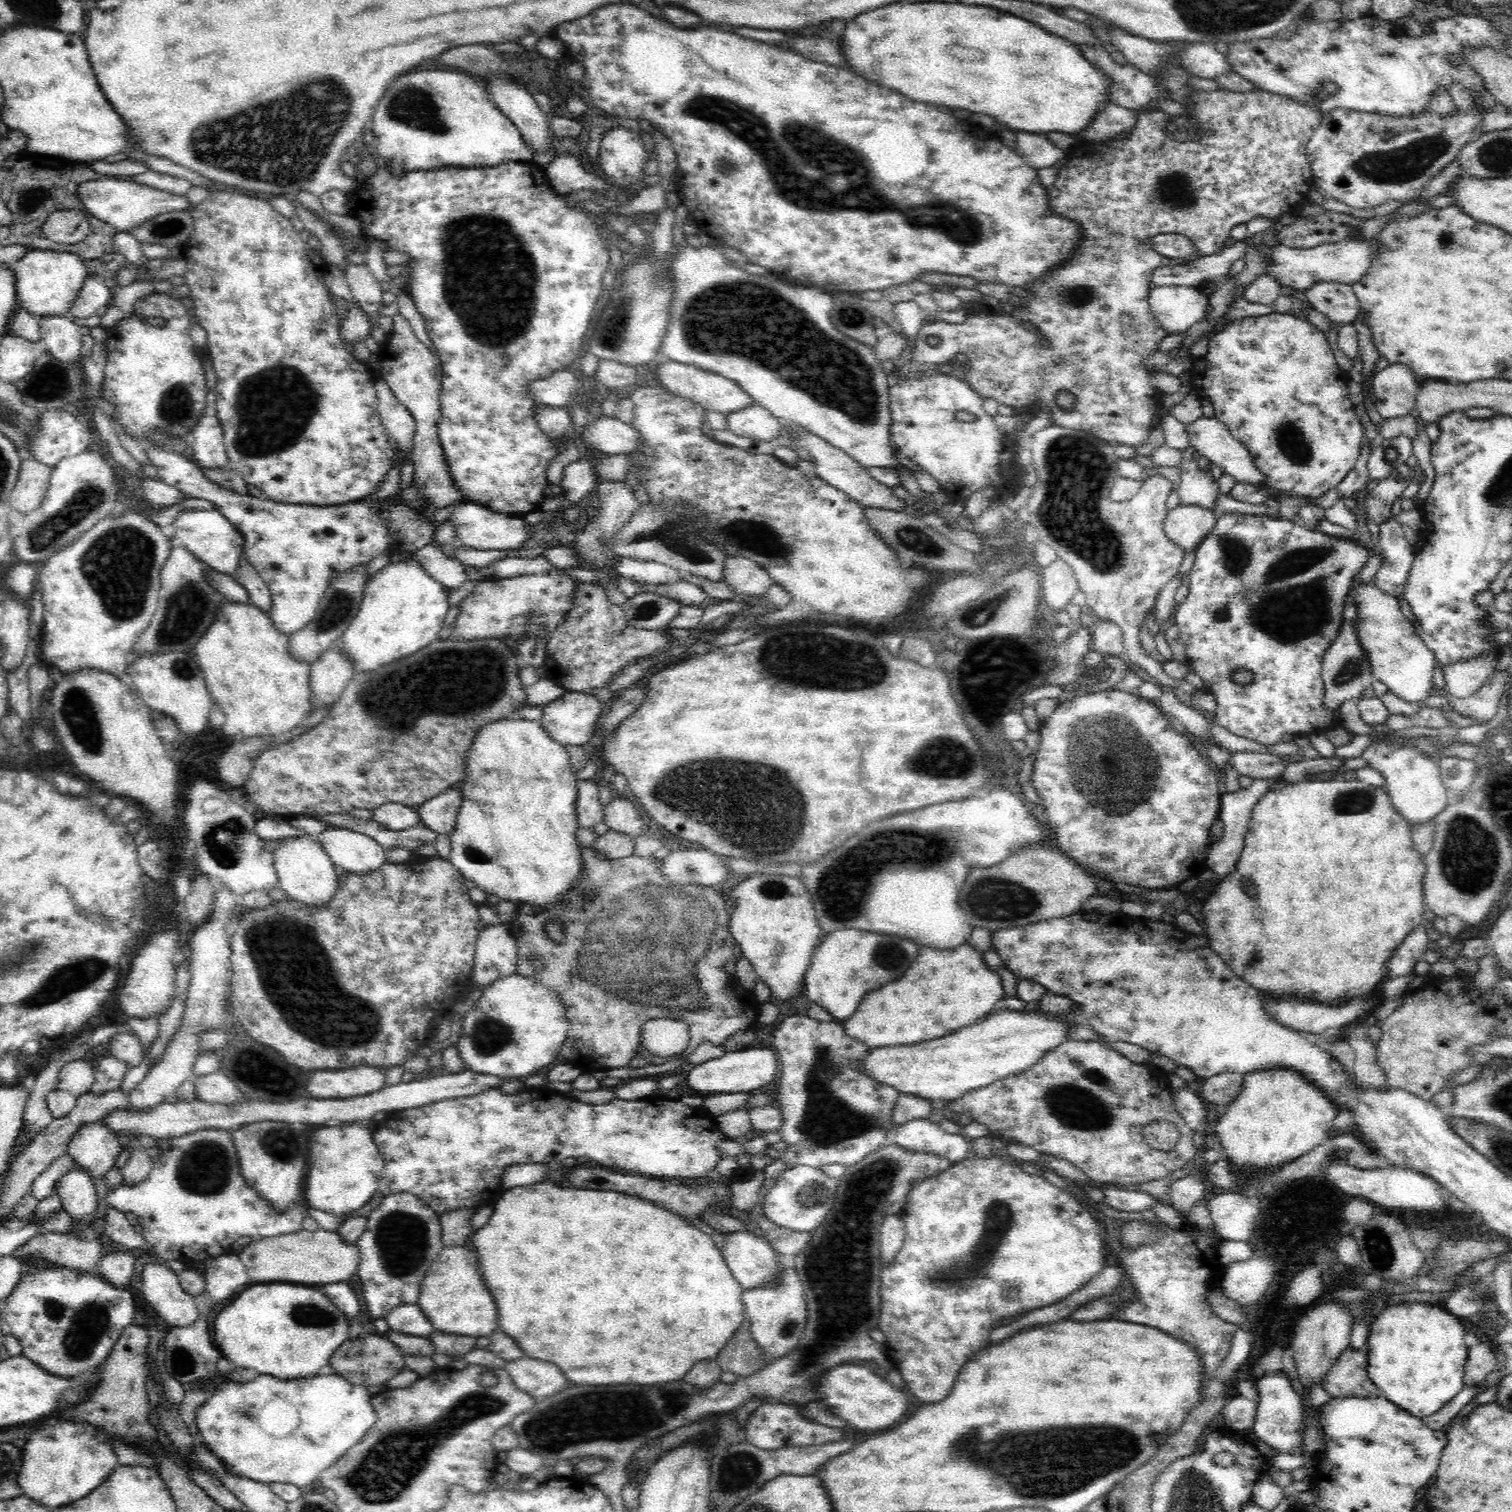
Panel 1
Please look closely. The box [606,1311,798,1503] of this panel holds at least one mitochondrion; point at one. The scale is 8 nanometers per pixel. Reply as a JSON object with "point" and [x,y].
{"point":[715,1428]}

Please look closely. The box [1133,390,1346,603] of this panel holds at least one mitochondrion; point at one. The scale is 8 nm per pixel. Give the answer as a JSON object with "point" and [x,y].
{"point":[1292,442]}

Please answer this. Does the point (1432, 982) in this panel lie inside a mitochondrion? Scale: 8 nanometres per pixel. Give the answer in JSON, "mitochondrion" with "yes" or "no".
{"mitochondrion":"no"}

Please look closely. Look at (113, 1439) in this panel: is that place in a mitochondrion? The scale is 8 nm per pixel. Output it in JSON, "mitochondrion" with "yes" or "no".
{"mitochondrion":"no"}

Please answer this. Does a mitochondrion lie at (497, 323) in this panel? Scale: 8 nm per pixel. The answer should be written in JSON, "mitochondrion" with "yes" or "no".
{"mitochondrion":"yes"}

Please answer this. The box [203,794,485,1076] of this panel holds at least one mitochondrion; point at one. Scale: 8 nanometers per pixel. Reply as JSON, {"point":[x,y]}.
{"point":[278,945]}

